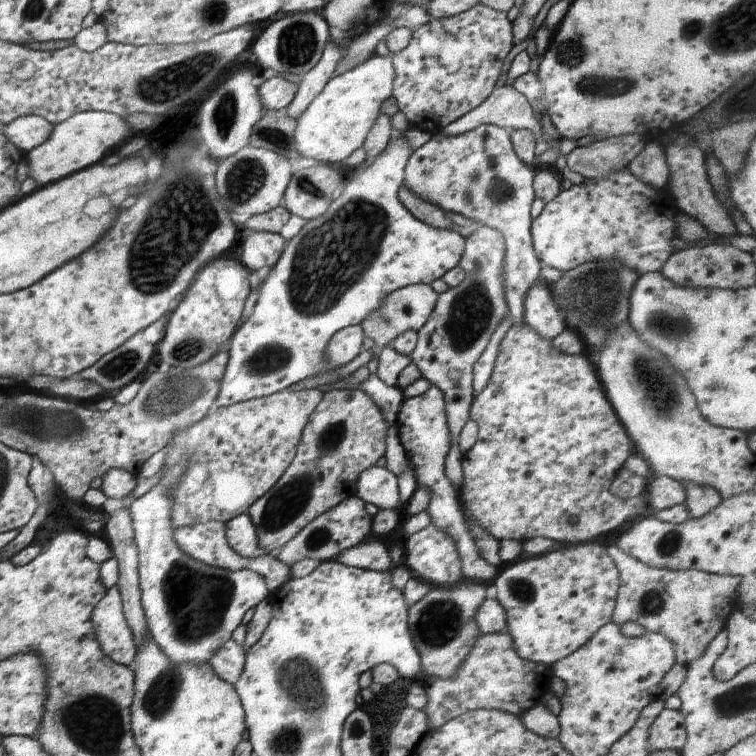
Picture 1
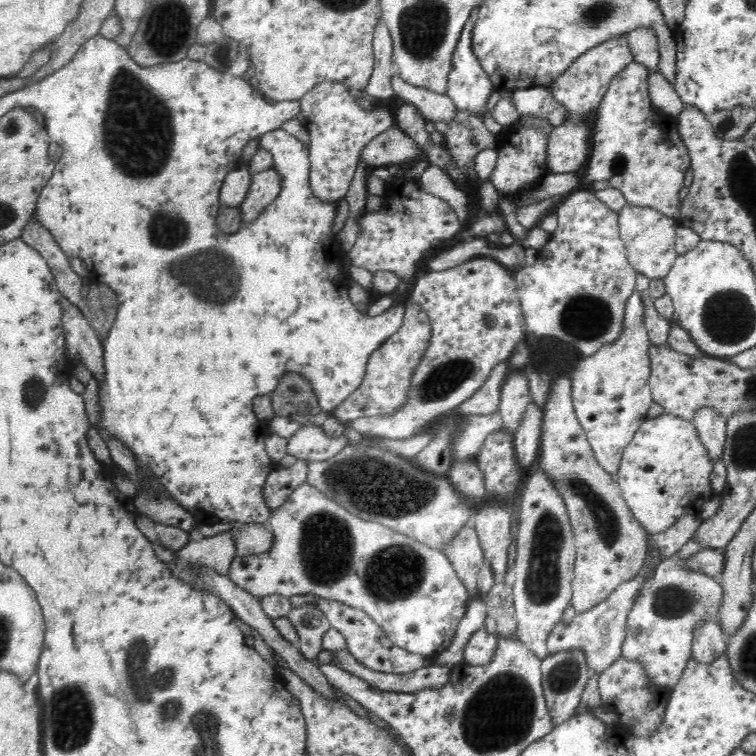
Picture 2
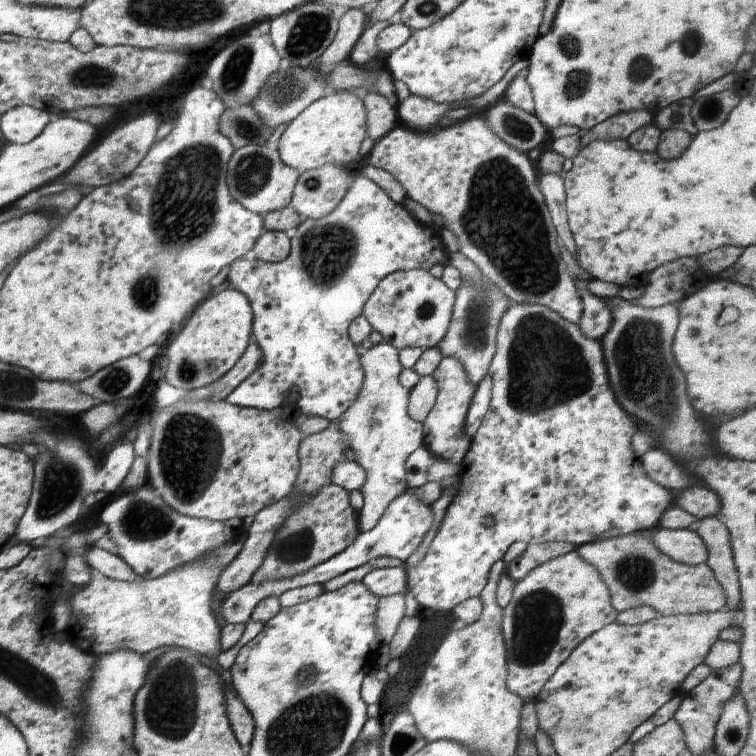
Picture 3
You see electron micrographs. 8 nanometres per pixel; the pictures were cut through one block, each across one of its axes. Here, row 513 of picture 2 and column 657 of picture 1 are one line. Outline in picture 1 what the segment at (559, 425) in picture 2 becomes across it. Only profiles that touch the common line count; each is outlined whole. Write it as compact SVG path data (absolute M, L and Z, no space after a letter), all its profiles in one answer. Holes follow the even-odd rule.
M613 542L607 548L619 572L619 590L612 612L614 624L638 622L648 632L659 632L674 644L676 663L685 666L698 660L719 630L727 626L730 615L739 609L738 588L742 577L722 576L696 569L670 570L646 566L622 552Z

